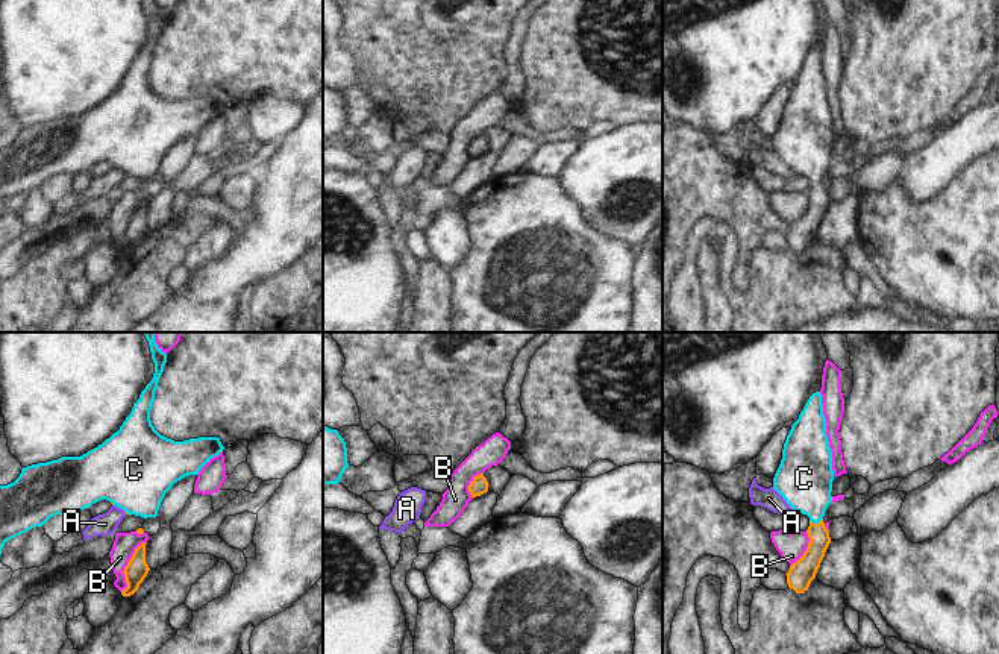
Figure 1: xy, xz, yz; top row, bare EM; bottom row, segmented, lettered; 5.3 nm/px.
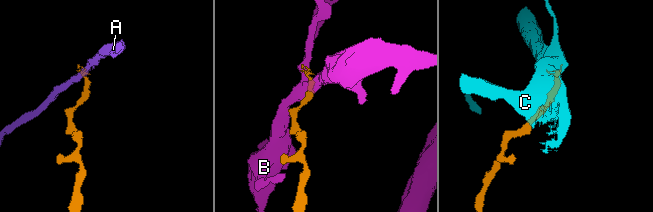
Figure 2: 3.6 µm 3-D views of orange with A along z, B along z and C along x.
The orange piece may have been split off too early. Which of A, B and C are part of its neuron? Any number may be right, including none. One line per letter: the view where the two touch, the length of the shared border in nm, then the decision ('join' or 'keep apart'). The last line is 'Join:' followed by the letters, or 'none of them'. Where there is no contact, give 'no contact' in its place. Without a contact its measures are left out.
A: no contact; keep apart
B: contact in xy; length 300 nm; keep apart
C: contact in yz; length 70 nm; join
Join: C

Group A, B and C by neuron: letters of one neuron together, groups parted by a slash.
A / B / C

